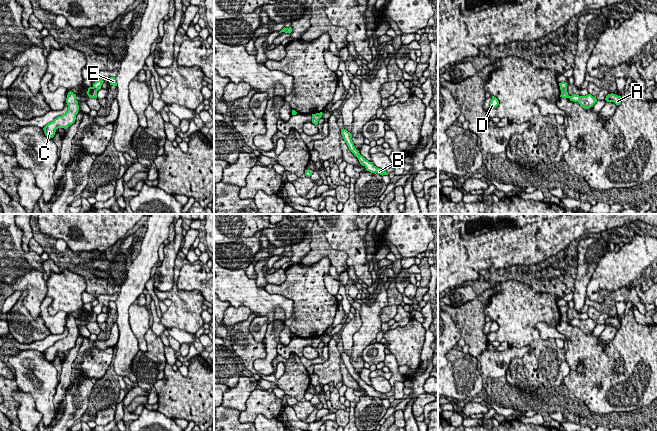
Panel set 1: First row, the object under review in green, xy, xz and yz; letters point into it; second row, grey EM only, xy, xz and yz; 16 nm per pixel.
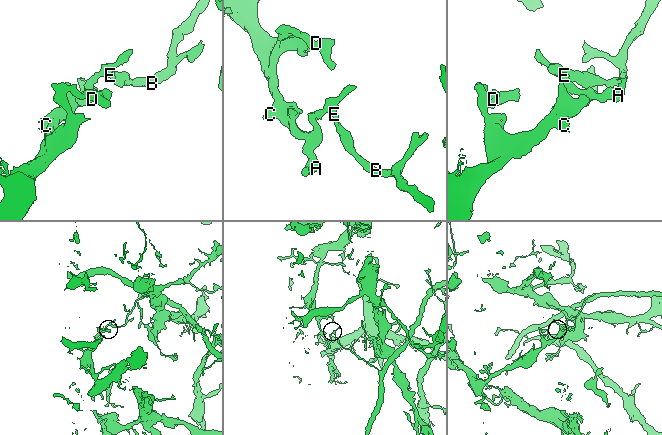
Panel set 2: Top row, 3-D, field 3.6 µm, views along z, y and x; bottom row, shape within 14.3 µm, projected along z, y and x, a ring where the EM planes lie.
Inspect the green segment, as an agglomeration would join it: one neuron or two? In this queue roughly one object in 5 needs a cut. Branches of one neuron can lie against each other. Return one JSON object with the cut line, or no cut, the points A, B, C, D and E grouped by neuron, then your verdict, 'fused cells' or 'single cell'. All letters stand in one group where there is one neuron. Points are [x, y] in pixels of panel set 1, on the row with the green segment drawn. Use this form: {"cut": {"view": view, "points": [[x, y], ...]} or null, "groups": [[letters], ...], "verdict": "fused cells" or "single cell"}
{"cut": {"view": "xy", "points": [[92, 87], [97, 90]]}, "groups": [["A", "C", "D"], ["B", "E"]], "verdict": "fused cells"}

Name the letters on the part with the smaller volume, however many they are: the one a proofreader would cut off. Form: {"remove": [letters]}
{"remove": ["B", "E"]}

